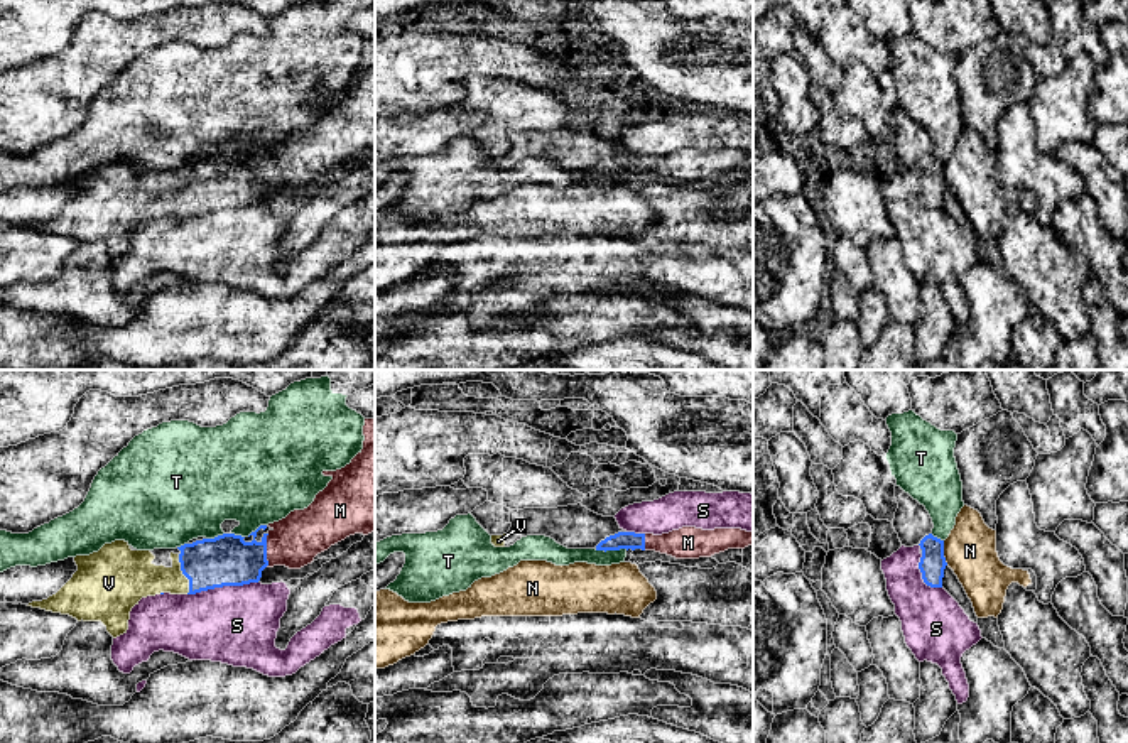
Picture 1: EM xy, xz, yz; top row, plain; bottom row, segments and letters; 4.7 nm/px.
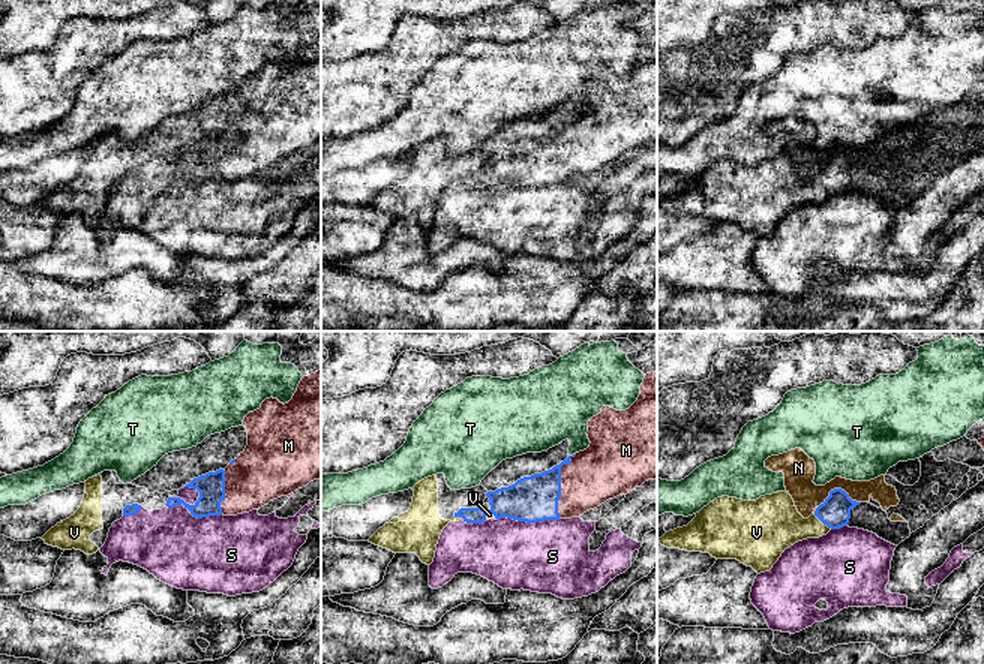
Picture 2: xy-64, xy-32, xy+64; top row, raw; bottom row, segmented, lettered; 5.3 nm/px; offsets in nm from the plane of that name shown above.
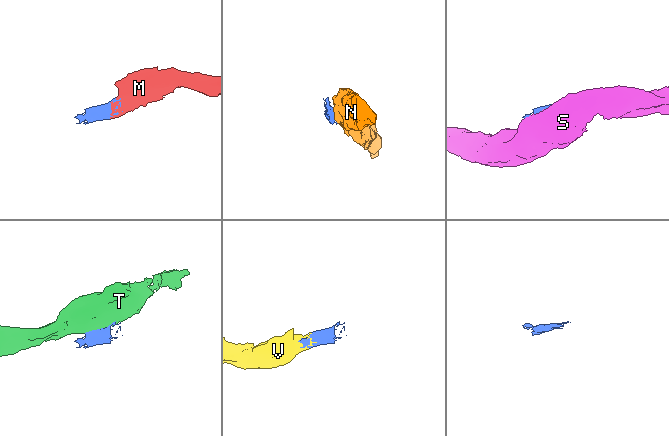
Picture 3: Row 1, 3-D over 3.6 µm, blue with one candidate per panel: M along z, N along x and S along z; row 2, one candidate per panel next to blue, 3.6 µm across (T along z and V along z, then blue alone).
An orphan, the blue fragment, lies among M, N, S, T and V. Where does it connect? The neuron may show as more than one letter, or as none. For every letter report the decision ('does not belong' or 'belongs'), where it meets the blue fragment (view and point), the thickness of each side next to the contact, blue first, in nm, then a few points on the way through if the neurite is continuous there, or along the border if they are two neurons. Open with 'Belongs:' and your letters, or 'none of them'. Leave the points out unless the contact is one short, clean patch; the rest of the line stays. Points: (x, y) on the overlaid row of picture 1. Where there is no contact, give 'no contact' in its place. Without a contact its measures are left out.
Belongs: M, V
M: belongs; meets blue in xy at (265, 551); 240 nm thick on the blue side, 240 nm on the other; runs through xy (227, 559), (249, 559), (265, 551), (294, 542)
N: does not belong; meets blue in yz at (943, 553); 130 nm thick on the blue side, 240 nm on the other; border along yz (943, 541), (943, 556), (948, 564)
S: does not belong; meets blue in xy at (222, 586); 240 nm thick on the blue side, 380 nm on the other
T: does not belong; meets blue in xz at (612, 549); 80 nm thick on the blue side, 100 nm on the other
V: belongs; meets blue in xy at (183, 573); 240 nm thick on the blue side, 240 nm on the other; runs through xy (227, 559), (183, 573), (130, 574)

